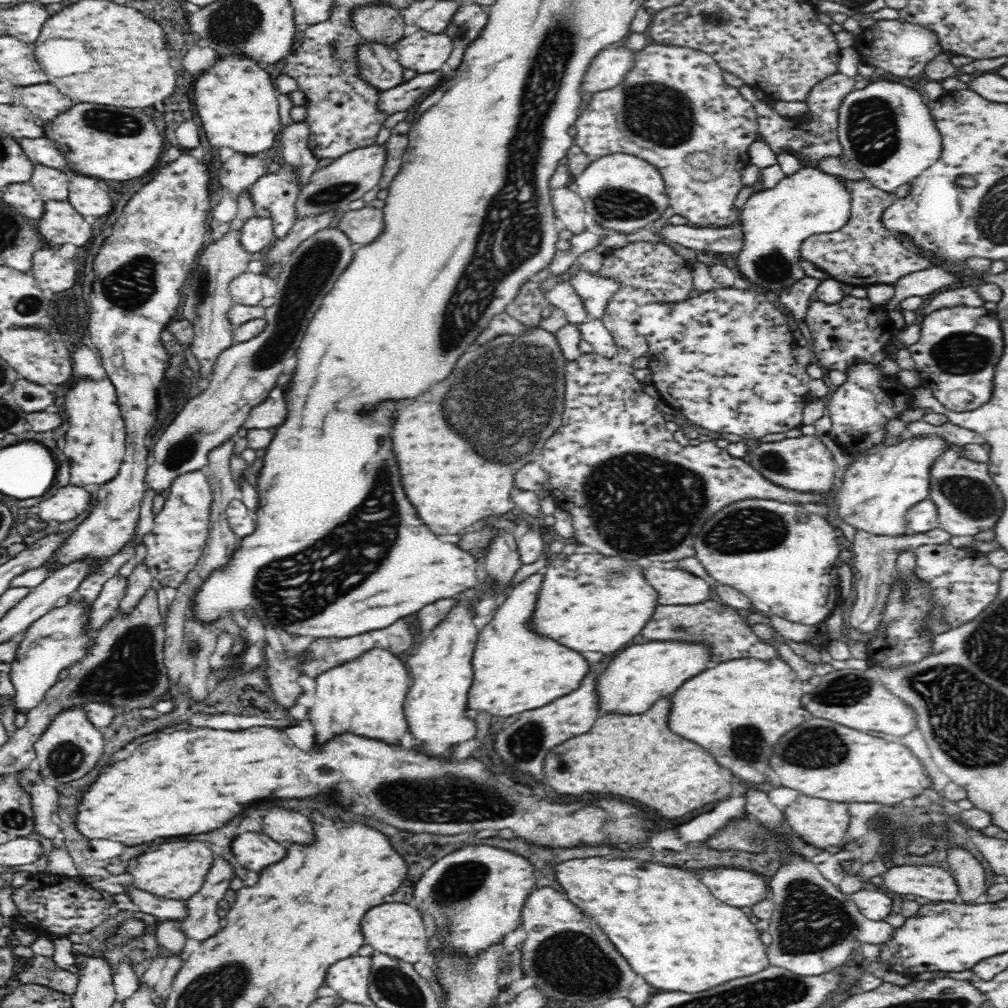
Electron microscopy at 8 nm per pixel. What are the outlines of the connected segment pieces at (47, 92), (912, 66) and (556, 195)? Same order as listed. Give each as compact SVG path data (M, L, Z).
M36 84L36 86L16 86L16 100L24 104L36 118L52 120L54 116L72 108L72 100L58 92L52 84Z
M900 17L895 20L880 20L863 29L853 42L860 53L861 60L874 67L884 68L894 76L918 76L926 64L942 51L931 29L906 22Z
M564 185L551 189L550 199L556 217L564 222L566 230L572 230L575 234L587 230L586 222L584 222L586 208L580 194Z

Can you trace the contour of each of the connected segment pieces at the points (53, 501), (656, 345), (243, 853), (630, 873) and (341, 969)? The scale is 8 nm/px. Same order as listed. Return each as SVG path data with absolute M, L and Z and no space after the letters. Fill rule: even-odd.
M81 486L58 488L52 498L40 504L40 518L60 522L72 520L88 508L90 499L91 493Z
M738 284L732 287L704 292L695 297L688 297L684 302L656 304L652 308L646 308L646 314L650 314L650 324L648 330L644 331L647 339L649 350L646 354L651 370L650 382L654 384L660 394L660 403L662 407L670 414L678 418L688 419L689 422L702 426L706 430L728 434L738 434L741 438L762 438L766 434L774 434L774 432L786 432L792 428L800 428L802 426L802 410L808 402L814 402L816 397L811 395L810 384L811 378L806 373L805 366L796 360L793 350L797 347L793 336L792 327L788 323L788 317L784 315L784 311L780 307L776 307L772 299L764 292L759 291L744 284Z
M244 832L231 844L233 856L246 870L261 873L270 864L280 862L288 848L274 842L268 835L258 832Z
M574 858L554 866L564 895L612 936L636 974L663 991L700 992L769 966L767 946L748 916L714 898L692 872L630 858Z
M354 955L344 958L334 965L330 965L325 984L334 988L340 998L345 1001L362 1004L369 998L369 974L371 971L373 956Z

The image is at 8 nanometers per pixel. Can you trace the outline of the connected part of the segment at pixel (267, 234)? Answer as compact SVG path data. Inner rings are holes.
M252 218L240 230L240 244L250 255L260 254L276 240L270 218L261 220Z

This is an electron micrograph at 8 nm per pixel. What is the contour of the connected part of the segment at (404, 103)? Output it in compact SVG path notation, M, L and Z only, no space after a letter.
M440 70L415 75L414 78L394 88L381 91L377 100L378 110L385 116L405 112L422 100L444 77Z

